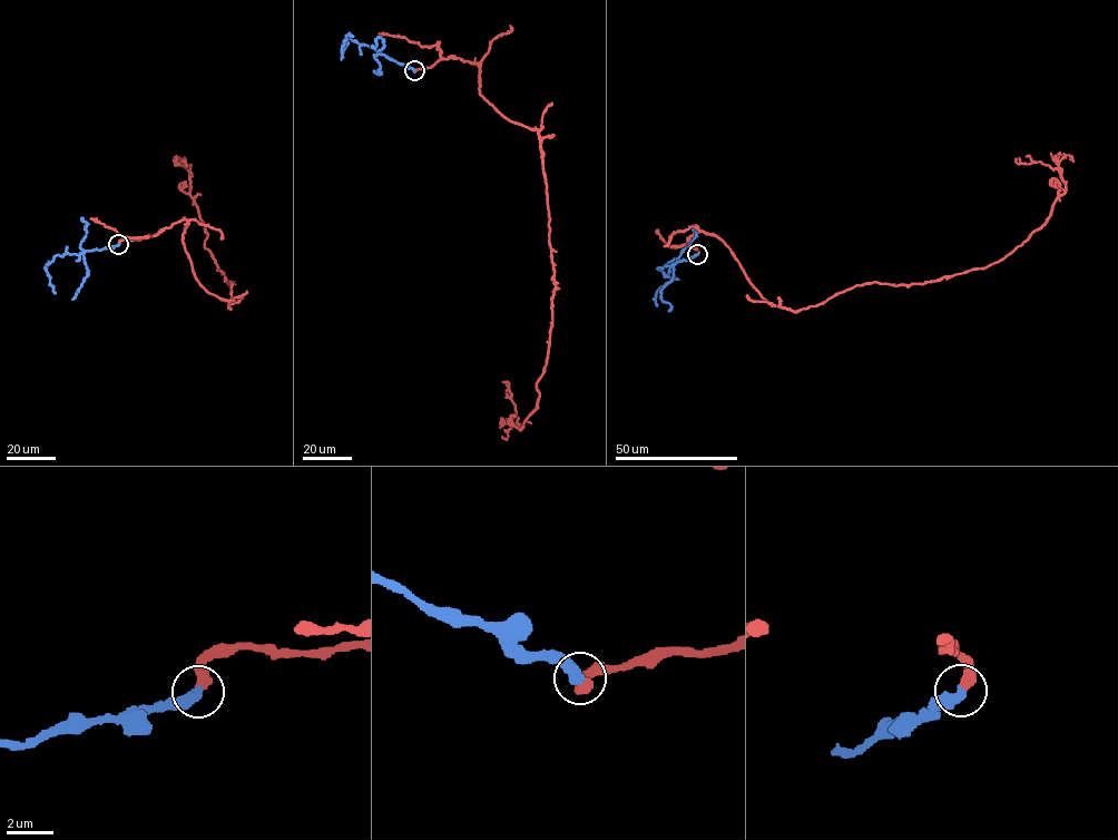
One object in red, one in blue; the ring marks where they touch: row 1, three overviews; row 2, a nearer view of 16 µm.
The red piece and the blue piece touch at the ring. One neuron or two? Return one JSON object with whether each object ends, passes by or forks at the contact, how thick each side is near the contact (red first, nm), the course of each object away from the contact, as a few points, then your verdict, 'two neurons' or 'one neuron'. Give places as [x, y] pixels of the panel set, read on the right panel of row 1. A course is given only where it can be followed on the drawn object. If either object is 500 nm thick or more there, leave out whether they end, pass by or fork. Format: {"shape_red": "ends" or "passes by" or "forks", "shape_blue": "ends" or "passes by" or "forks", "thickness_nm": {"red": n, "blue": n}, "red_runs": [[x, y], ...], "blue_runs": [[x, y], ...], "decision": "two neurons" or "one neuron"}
{"thickness_nm": {"red": 460, "blue": 500}, "red_runs": [[697, 253], [697, 227], [762, 298], [795, 311], [856, 285], [984, 269], [1065, 189], [1059, 169], [1014, 158]], "blue_runs": [[697, 253], [657, 267], [672, 279], [656, 293], [657, 306]], "decision": "one neuron"}

